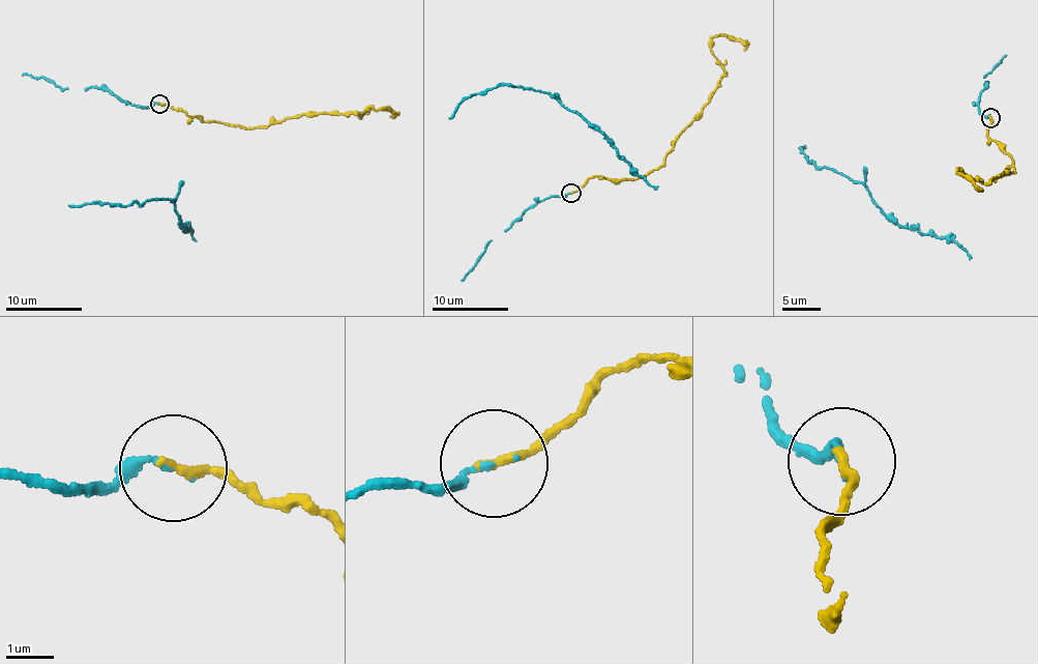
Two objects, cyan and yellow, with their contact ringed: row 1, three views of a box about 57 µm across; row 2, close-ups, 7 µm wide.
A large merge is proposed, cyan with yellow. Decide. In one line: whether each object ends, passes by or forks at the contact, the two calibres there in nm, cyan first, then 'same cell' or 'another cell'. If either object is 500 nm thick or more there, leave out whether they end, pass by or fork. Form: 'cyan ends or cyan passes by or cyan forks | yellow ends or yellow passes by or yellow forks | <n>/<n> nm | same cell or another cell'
cyan ends | yellow ends | 110/180 nm | same cell

